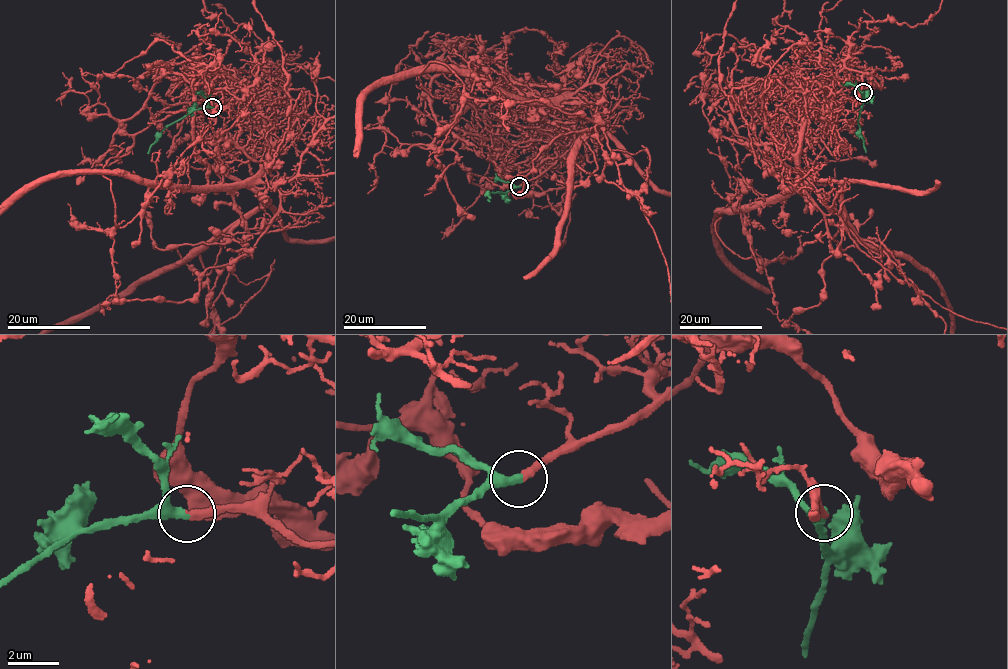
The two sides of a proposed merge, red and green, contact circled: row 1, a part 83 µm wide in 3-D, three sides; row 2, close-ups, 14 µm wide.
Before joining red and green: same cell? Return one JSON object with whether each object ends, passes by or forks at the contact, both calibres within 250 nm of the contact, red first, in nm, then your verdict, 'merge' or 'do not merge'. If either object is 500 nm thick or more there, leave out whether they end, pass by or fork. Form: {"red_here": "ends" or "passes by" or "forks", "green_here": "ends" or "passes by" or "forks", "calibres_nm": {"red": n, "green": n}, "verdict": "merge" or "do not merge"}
{"red_here": "ends", "green_here": "ends", "calibres_nm": {"red": 320, "green": 400}, "verdict": "merge"}

